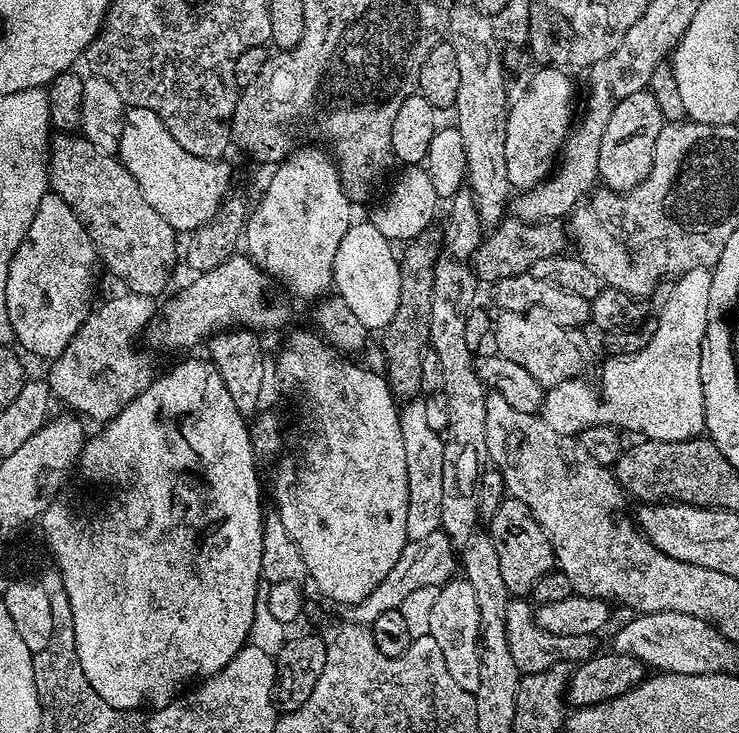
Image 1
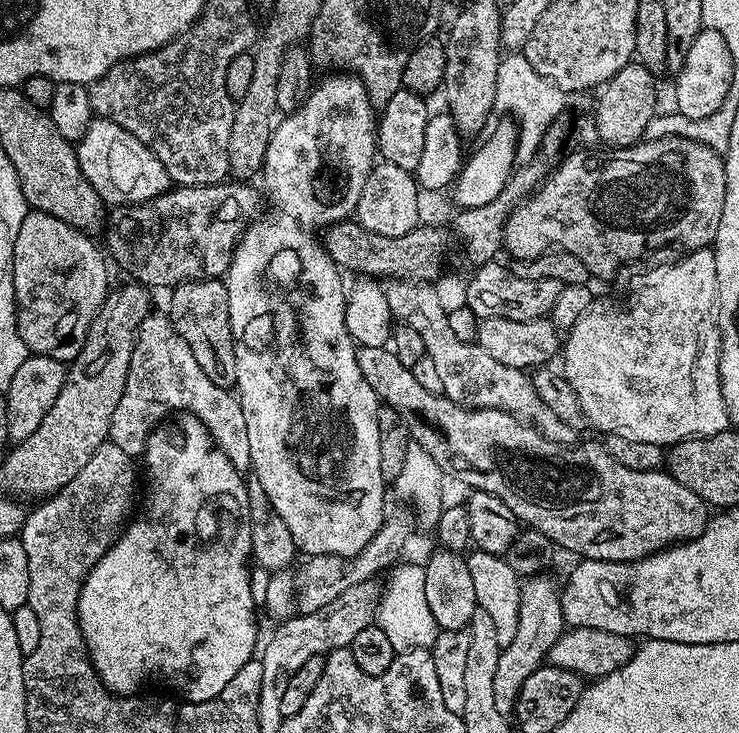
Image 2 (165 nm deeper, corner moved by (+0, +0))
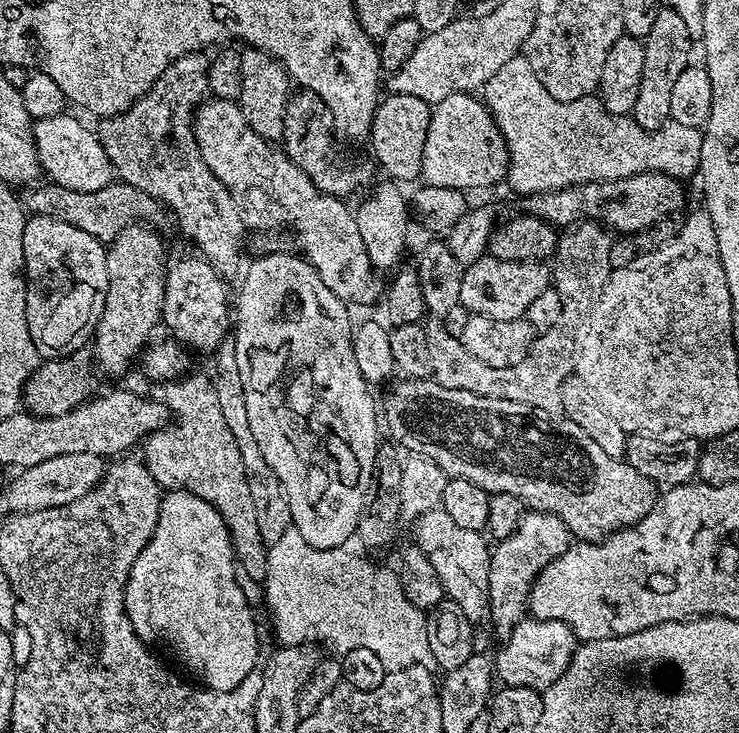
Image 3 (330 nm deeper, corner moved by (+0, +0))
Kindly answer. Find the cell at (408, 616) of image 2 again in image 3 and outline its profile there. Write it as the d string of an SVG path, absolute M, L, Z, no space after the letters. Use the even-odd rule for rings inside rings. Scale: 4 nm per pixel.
M290 527L278 542L267 545L266 578L262 582L264 596L268 599L268 612L272 615L272 628L279 643L284 646L304 646L307 640L317 640L329 648L329 653L343 654L365 648L378 656L378 662L388 672L397 672L415 664L434 665L430 654L428 621L421 609L415 608L406 598L400 577L388 568L375 568L372 564L356 564L354 557L343 548L315 548Z

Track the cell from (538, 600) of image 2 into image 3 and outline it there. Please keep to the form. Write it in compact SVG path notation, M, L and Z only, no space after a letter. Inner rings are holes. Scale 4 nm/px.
M528 510L505 540L495 541L490 556L488 616L500 638L507 637L508 633L525 619L533 582L540 571L550 566L554 558L561 556L573 540L573 534L566 522L562 522L562 518Z

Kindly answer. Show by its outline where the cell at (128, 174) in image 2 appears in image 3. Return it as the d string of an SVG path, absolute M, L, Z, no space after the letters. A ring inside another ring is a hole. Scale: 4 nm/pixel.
M61 114L54 118L37 120L32 125L32 138L36 147L40 171L51 183L66 186L66 190L102 190L107 184L113 183L114 169L106 150L100 144L100 137L92 132L80 120L69 114Z

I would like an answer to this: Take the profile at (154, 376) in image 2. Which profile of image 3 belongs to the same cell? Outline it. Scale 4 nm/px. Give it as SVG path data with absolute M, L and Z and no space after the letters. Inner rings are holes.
M185 374L161 387L164 389L158 393L158 399L168 409L172 421L167 428L151 432L143 441L142 462L161 489L183 489L213 504L232 536L232 551L239 571L256 582L263 582L268 553L262 534L258 534L258 518L254 514L254 498L250 498L250 482L246 478L246 466L242 466L242 454L238 454L234 434L230 434L230 426L222 418L211 379L207 375L192 375Z

